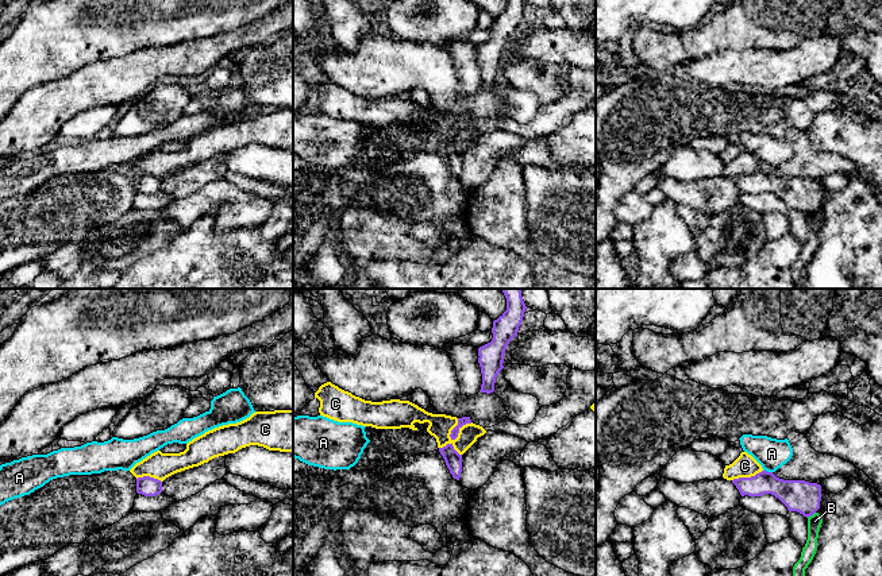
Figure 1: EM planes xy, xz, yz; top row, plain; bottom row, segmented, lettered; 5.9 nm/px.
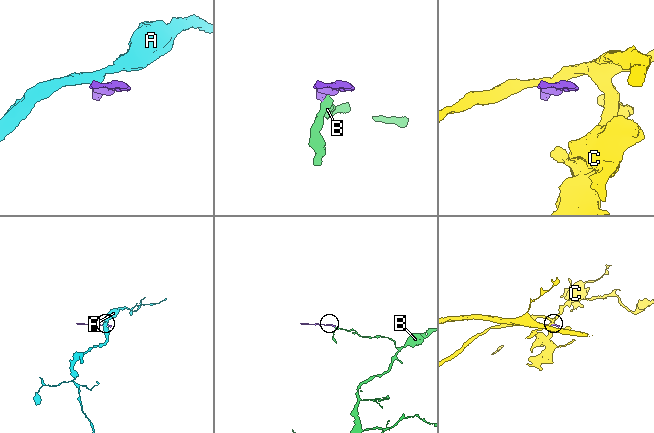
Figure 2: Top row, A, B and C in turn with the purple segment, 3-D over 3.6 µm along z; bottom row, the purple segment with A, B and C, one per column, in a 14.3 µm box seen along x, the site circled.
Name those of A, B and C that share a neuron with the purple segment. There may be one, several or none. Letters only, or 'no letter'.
no letter

